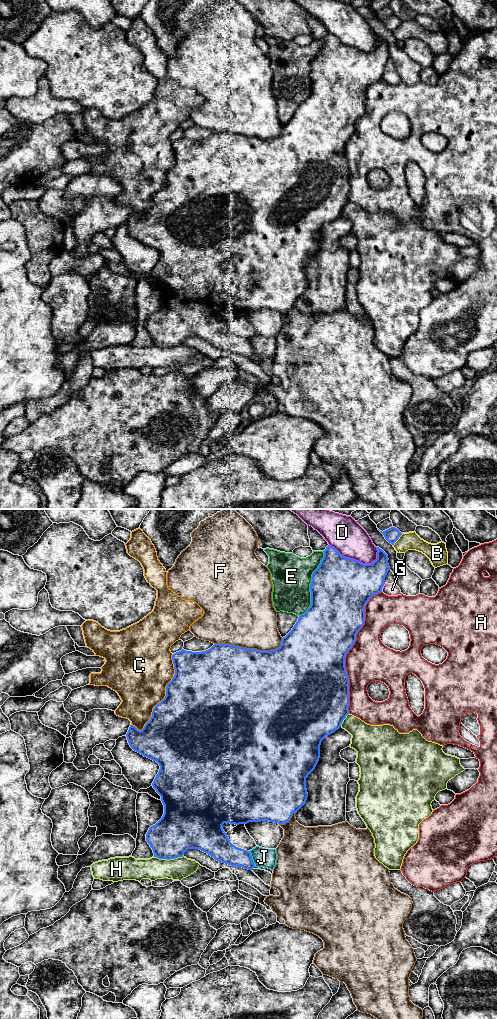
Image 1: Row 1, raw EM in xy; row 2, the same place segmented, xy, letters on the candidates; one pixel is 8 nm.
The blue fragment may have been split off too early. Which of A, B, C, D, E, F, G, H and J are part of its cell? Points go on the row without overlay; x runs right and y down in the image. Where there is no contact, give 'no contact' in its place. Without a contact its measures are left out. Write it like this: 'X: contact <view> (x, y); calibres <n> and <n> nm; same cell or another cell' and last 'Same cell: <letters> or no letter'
A: contact xy (349, 137); calibres 480 and 340 nm; another cell
B: contact xy (398, 26); calibres 120 and 140 nm; another cell
C: contact xy (166, 181); calibres 500 and 440 nm; another cell
D: contact xy (353, 47); calibres 480 and 280 nm; another cell
E: contact xy (310, 72); calibres 480 and 320 nm; another cell
F: contact xy (250, 137); calibres 500 and 460 nm; another cell
G: contact xy (382, 75); calibres 380 and 100 nm; another cell
H: contact xy (168, 347); calibres 340 and 180 nm; another cell
J: contact xy (252, 347); calibres 180 and 150 nm; another cell
Same cell: no letter

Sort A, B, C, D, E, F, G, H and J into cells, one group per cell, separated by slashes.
A / B / C / D / E / F / G / H / J

